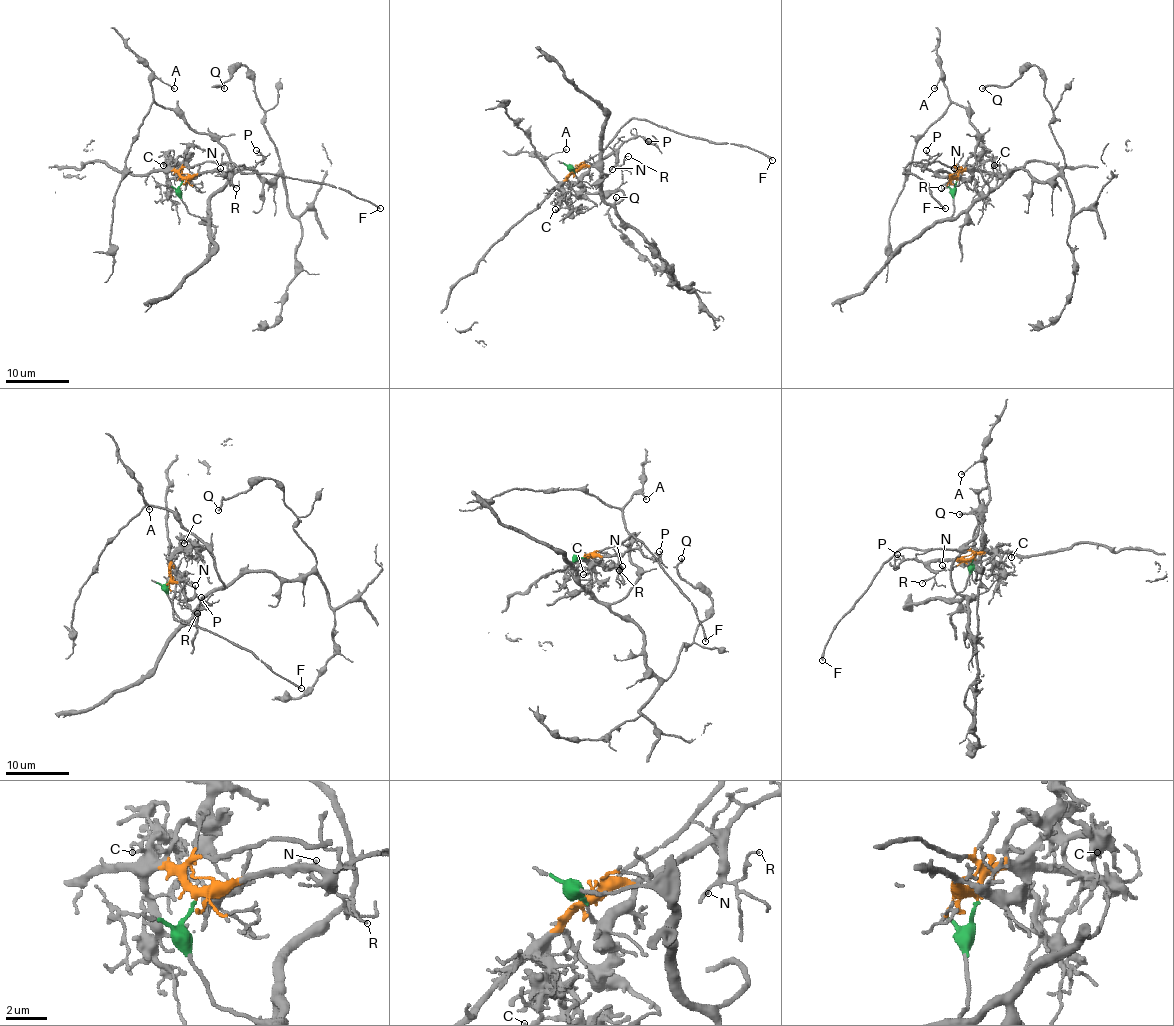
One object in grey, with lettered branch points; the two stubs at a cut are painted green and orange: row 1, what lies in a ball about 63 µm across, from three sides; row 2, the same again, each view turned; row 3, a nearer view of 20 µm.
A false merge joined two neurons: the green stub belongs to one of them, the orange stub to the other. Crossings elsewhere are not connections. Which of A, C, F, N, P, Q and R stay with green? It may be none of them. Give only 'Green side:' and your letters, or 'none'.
Green side: A, Q

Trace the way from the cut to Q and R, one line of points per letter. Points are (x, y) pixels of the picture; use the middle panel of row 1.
Q: (574, 172), (571, 169), (598, 171), (600, 194), (657, 253), (671, 280), (611, 221), (608, 209), (616, 197)
R: (574, 172), (611, 155), (616, 155), (619, 166), (628, 156)

